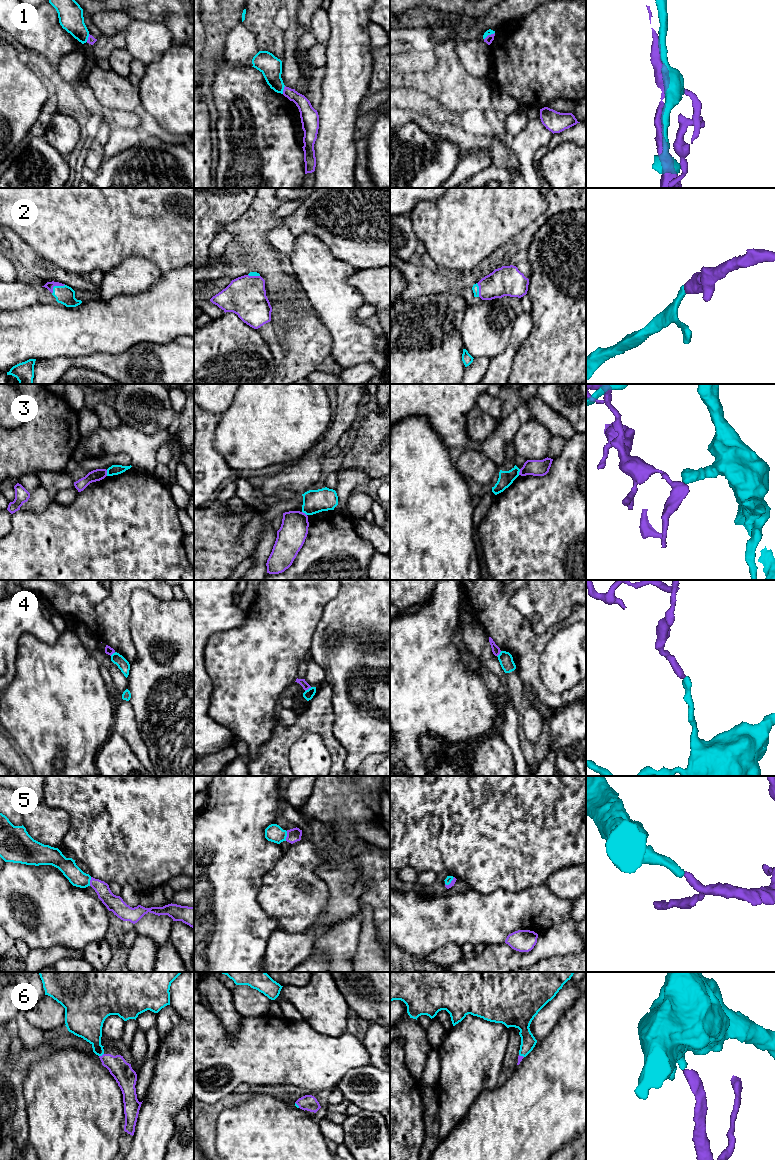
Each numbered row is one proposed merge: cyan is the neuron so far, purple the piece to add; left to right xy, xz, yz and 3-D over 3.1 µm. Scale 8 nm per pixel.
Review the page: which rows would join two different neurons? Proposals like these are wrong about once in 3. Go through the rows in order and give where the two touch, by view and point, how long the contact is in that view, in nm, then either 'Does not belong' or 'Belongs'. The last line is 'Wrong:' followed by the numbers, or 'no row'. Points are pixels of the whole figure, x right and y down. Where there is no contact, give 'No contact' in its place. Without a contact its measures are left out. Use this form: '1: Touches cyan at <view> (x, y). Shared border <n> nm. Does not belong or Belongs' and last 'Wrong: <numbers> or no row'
1: Touches cyan at xy (87, 38). Shared border 70 nm. Does not belong
2: Touches cyan at xy (55, 286). Shared border 130 nm. Belongs
3: Touches cyan at xy (107, 473). Shared border 50 nm. Does not belong
4: Touches cyan at xz (309, 688). Shared border 70 nm. Does not belong
5: Touches cyan at xz (286, 836). Shared border 80 nm. Belongs
6: Touches cyan at xy (101, 1055). Shared border 50 nm. Belongs
Wrong: 1, 3, 4

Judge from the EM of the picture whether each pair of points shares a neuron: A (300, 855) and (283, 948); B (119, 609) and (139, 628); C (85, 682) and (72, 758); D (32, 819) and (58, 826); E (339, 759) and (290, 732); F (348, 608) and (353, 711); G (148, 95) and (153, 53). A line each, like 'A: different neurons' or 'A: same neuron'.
A: different neurons
B: different neurons
C: same neuron
D: same neuron
E: same neuron
F: same neuron
G: different neurons

